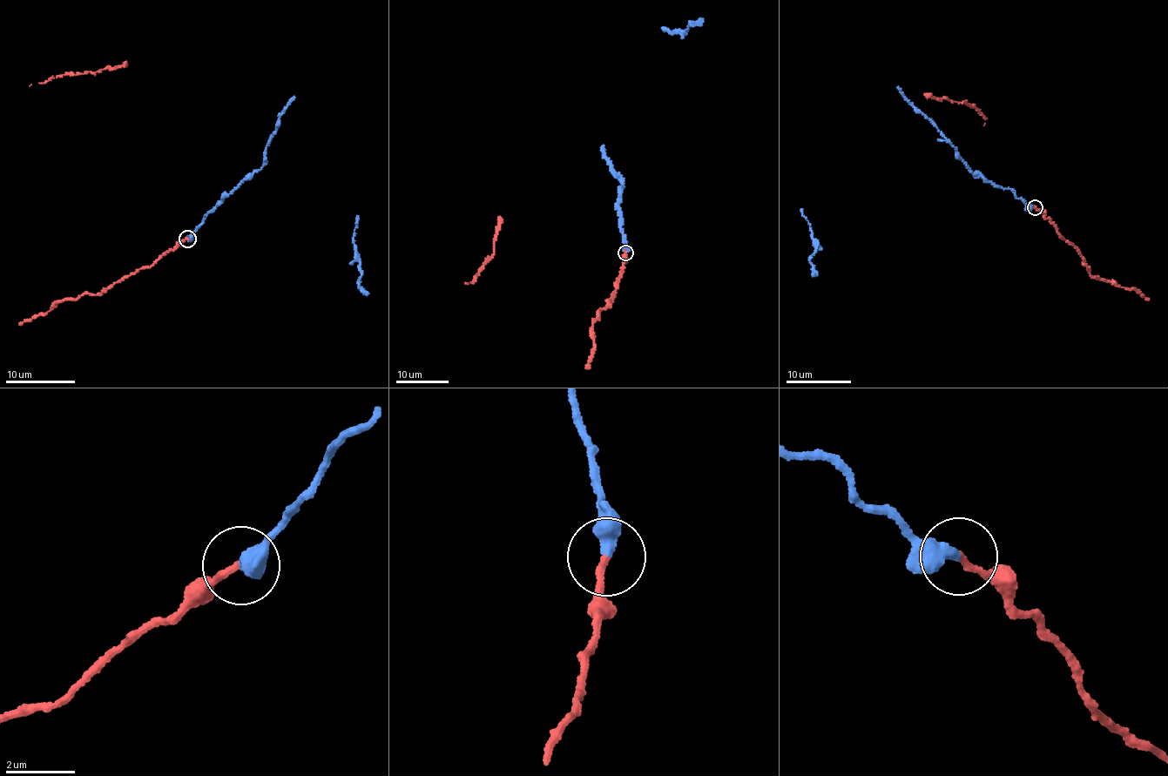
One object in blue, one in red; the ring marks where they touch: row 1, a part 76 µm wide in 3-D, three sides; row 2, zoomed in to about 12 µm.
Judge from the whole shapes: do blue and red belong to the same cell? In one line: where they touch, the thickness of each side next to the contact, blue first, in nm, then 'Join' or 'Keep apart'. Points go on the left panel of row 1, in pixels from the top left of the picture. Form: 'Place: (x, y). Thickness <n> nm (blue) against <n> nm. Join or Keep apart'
Place: (187, 239). Thickness 440 nm (blue) against 200 nm. Keep apart

